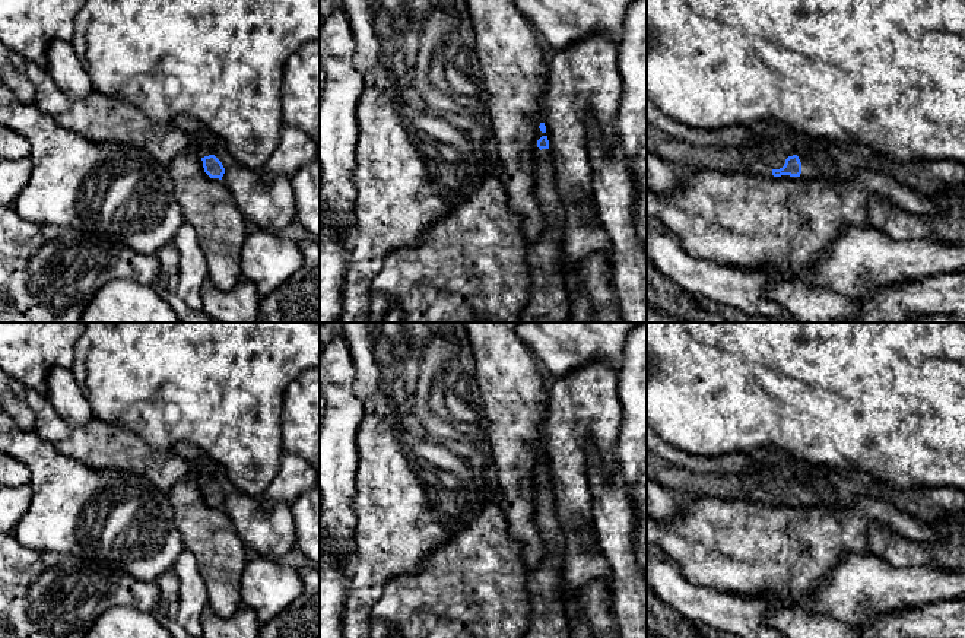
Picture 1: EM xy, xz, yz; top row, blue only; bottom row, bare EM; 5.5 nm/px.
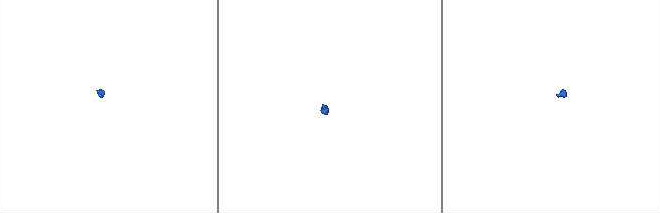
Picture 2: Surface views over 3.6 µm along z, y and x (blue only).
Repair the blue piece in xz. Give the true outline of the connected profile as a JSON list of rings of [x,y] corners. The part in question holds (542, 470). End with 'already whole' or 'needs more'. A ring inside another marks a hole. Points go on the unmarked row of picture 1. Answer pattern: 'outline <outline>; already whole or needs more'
outline [[[547,463],[537,467],[536,527],[543,543],[543,555],[536,568],[526,569],[530,603],[528,629],[524,638],[571,638],[571,623],[565,597],[559,591],[565,534],[555,514],[555,491]]]; needs more

